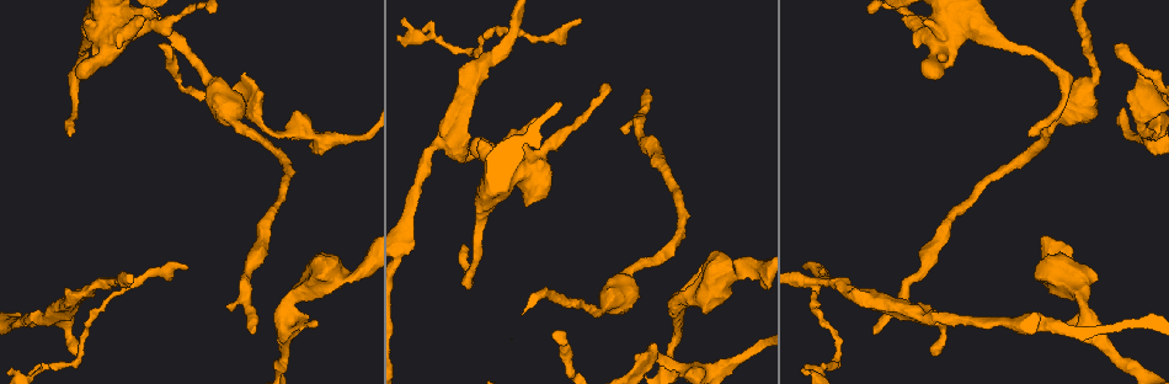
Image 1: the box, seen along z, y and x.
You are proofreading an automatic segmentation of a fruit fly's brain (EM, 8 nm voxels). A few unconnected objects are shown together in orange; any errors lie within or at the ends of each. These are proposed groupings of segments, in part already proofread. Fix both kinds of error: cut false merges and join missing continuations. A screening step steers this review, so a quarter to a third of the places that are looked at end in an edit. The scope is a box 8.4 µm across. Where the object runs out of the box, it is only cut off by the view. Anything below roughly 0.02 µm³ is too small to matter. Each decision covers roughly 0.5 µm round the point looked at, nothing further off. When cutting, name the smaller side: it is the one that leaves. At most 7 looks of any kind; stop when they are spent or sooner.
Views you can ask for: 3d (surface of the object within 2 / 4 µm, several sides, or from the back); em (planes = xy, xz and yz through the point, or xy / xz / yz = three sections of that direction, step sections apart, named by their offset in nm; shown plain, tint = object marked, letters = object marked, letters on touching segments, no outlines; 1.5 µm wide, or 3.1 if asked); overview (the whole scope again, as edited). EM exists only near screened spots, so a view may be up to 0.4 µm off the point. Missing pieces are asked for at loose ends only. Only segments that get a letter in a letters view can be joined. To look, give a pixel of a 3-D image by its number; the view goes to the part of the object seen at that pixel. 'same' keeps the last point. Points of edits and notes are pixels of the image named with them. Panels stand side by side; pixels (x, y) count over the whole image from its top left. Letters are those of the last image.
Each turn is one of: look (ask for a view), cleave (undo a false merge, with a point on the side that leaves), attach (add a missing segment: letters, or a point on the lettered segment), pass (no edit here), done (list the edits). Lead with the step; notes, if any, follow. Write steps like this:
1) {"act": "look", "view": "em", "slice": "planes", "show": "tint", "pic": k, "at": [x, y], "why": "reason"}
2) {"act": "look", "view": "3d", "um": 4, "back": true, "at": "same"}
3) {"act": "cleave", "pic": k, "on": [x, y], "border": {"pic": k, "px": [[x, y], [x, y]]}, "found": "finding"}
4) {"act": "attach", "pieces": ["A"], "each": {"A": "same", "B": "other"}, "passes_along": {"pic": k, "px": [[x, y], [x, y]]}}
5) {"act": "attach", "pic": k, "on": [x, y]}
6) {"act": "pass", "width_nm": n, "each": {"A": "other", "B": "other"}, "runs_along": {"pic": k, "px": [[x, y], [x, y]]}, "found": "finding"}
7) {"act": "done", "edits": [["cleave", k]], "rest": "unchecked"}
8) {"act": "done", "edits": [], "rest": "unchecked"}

{"act": "look", "view": "em", "slice": "planes", "show": "letters", "pic": 1, "at": [1027, 134], "why": "long arm stops here"}

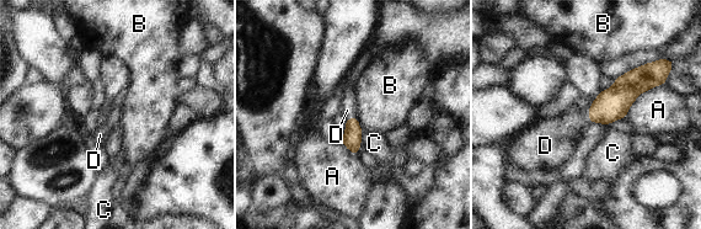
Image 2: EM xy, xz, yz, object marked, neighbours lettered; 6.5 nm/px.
{"act": "attach", "pieces": ["D"], "width_nm": 110, "each": {"A": "other", "B": "other", "C": "other", "D": "same"}, "passes_along": {"pic": 2, "px": [[613, 104], [589, 115], [558, 137]]}, "found": "the neuron continues"}

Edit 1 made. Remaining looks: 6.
{"act": "look", "view": "em", "slice": "planes", "show": "tint", "pic": 1, "at": [145, 19]}

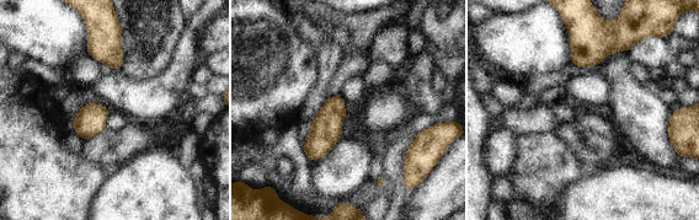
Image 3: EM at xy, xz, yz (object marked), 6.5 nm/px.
{"act": "look", "view": "em", "slice": "planes", "show": "letters", "at": "same", "why": "what lies round it"}

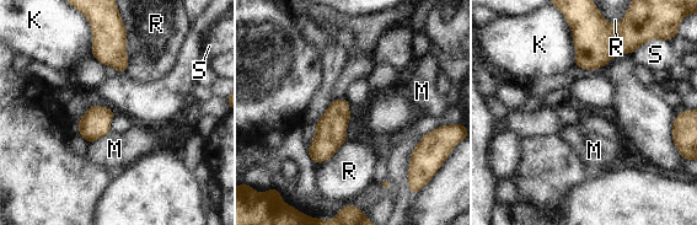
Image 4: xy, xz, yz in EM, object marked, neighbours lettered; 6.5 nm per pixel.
{"act": "pass", "width_nm": 180, "each": {"K": "other", "M": "other", "R": "other", "S": "other"}, "border": {"pic": 4, "px": [[110, 130], [89, 143]]}, "found": "no lettered segment goes on from it"}

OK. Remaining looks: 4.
{"act": "look", "view": "3d", "um": 4, "pic": 1, "at": [874, 333], "why": "branch stops here"}

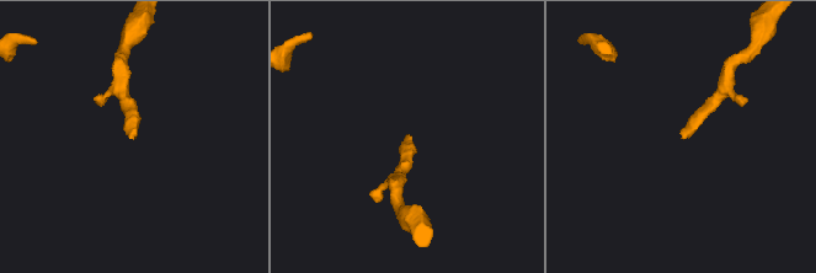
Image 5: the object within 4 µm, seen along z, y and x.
{"act": "look", "view": "em", "slice": "xz", "step": 4, "show": "tint", "pic": 5, "at": [685, 137], "why": "shape alone is not enough"}

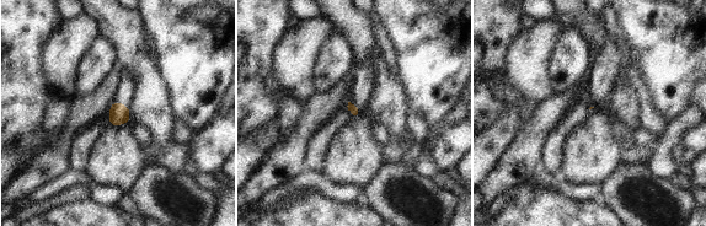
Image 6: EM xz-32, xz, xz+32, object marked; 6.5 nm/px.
{"act": "look", "view": "em", "slice": "xz", "step": 4, "show": "letters", "at": "same", "why": "what lies round it"}

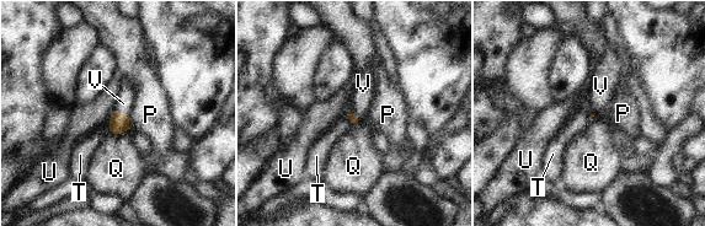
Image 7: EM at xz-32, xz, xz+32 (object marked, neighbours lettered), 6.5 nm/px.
{"act": "attach", "pieces": ["V"], "each": {"P": "other", "Q": "other", "T": "other", "U": "other", "V": "same"}, "passes_along": {"pic": 7, "px": [[119, 122], [121, 112], [124, 100]]}, "found": "it goes on there"}

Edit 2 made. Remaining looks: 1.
{"act": "done", "edits": [["attach", 2], ["attach", 7]], "rest": "unchecked"}

